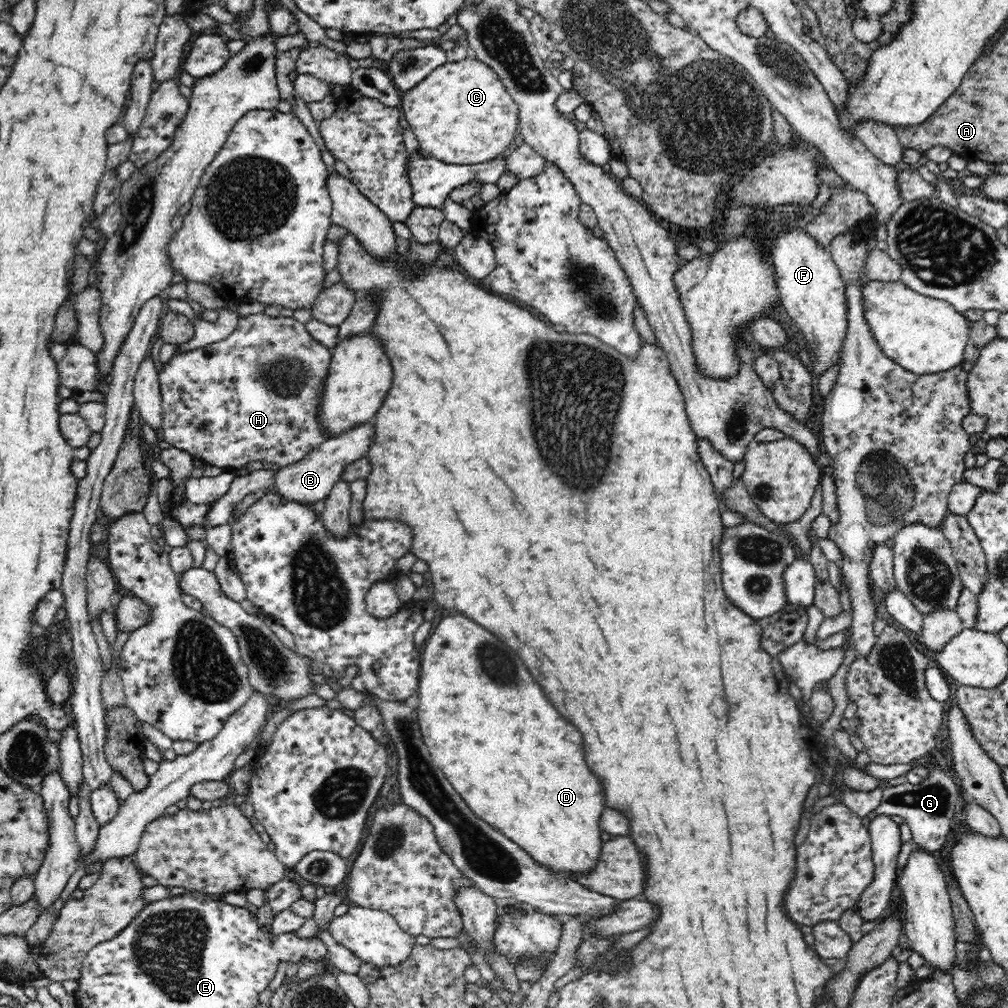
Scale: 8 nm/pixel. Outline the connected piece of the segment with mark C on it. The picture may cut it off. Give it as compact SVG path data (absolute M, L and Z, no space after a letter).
M478 59L447 62L435 68L424 80L404 94L400 105L402 117L414 132L419 148L446 164L480 164L508 152L518 136L519 108L501 78Z

